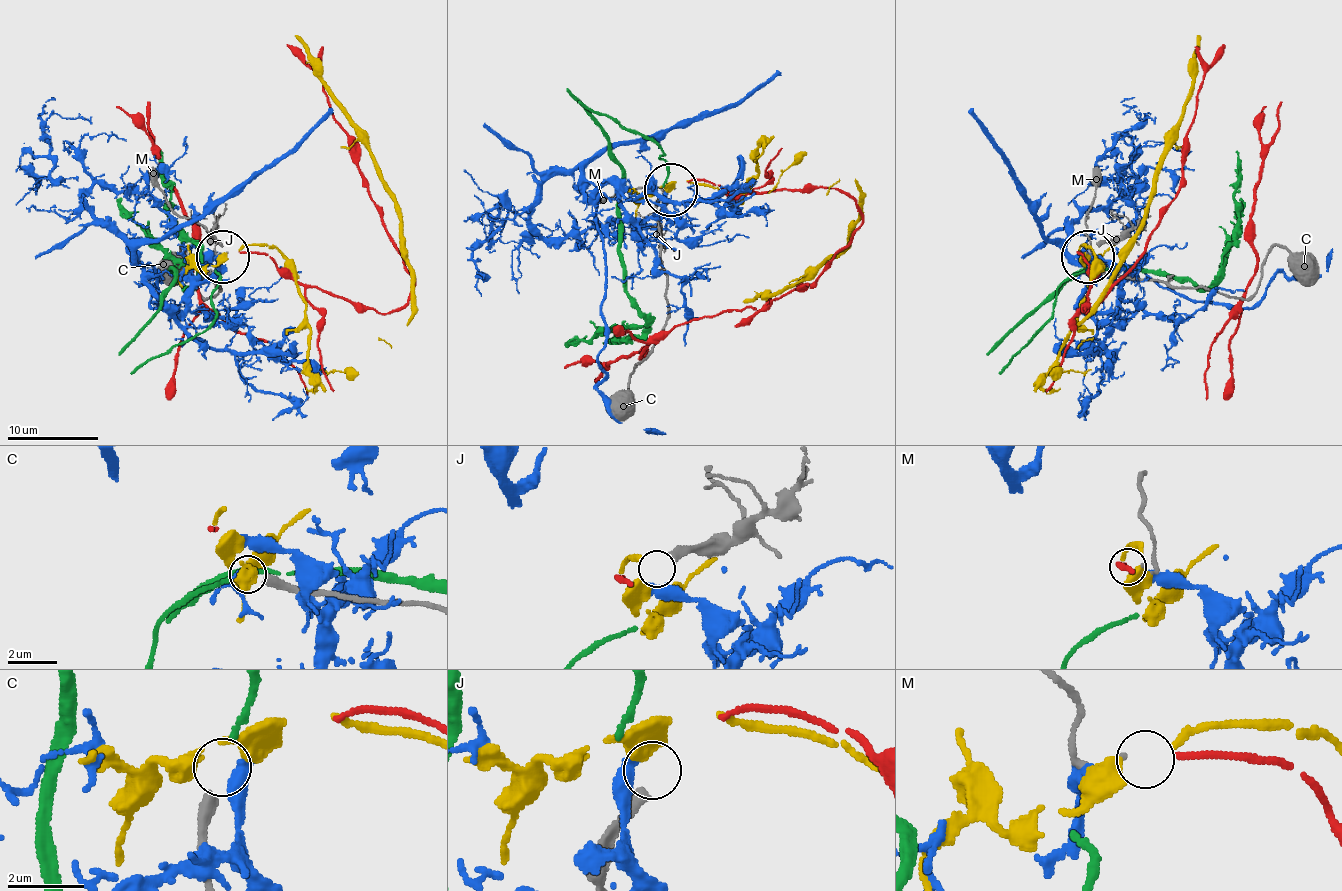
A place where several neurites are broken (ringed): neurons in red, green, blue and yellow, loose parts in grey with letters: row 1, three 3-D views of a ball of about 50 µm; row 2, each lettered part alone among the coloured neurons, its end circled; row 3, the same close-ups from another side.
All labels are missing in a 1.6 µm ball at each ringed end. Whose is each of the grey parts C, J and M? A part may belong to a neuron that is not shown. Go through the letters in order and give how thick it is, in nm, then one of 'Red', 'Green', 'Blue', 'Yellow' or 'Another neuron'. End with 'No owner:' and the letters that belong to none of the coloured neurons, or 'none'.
C: Thickness 340 nm. Green
J: Thickness 360 nm. Blue
M: Thickness 80 nm. Red
No owner: none

